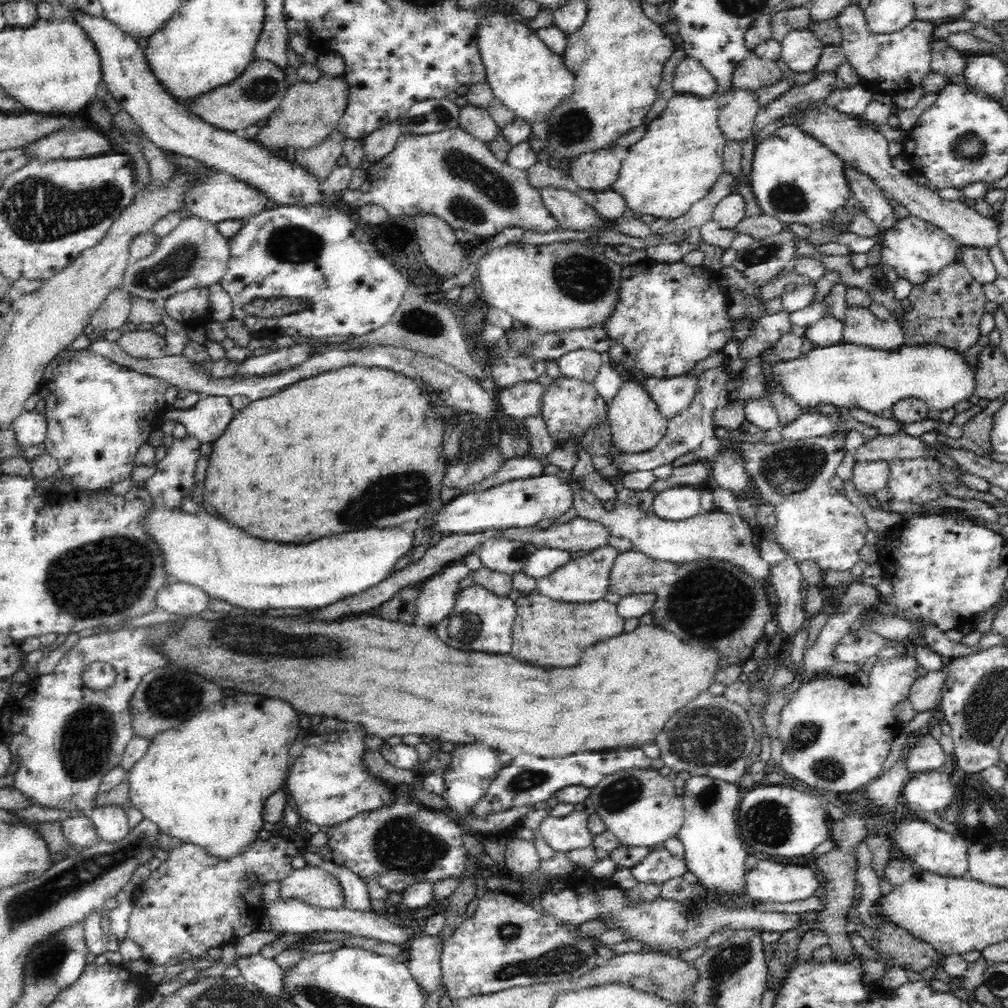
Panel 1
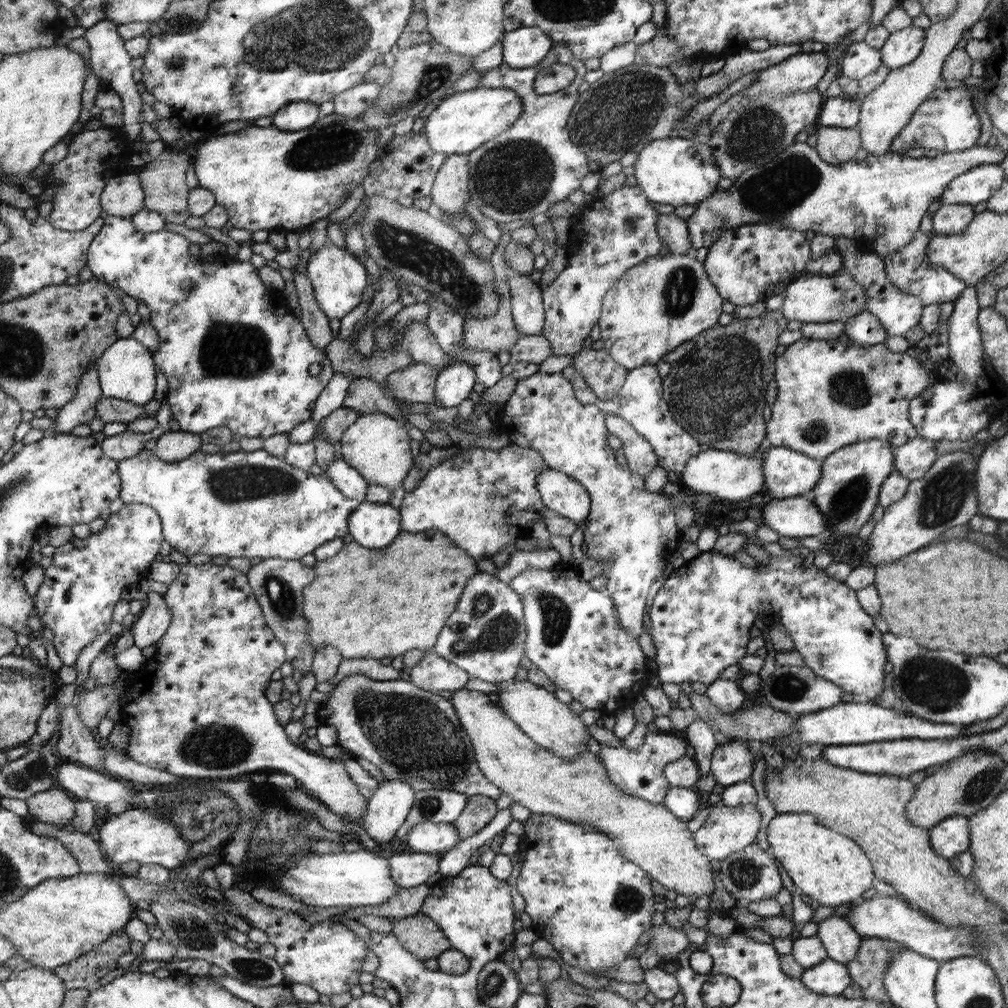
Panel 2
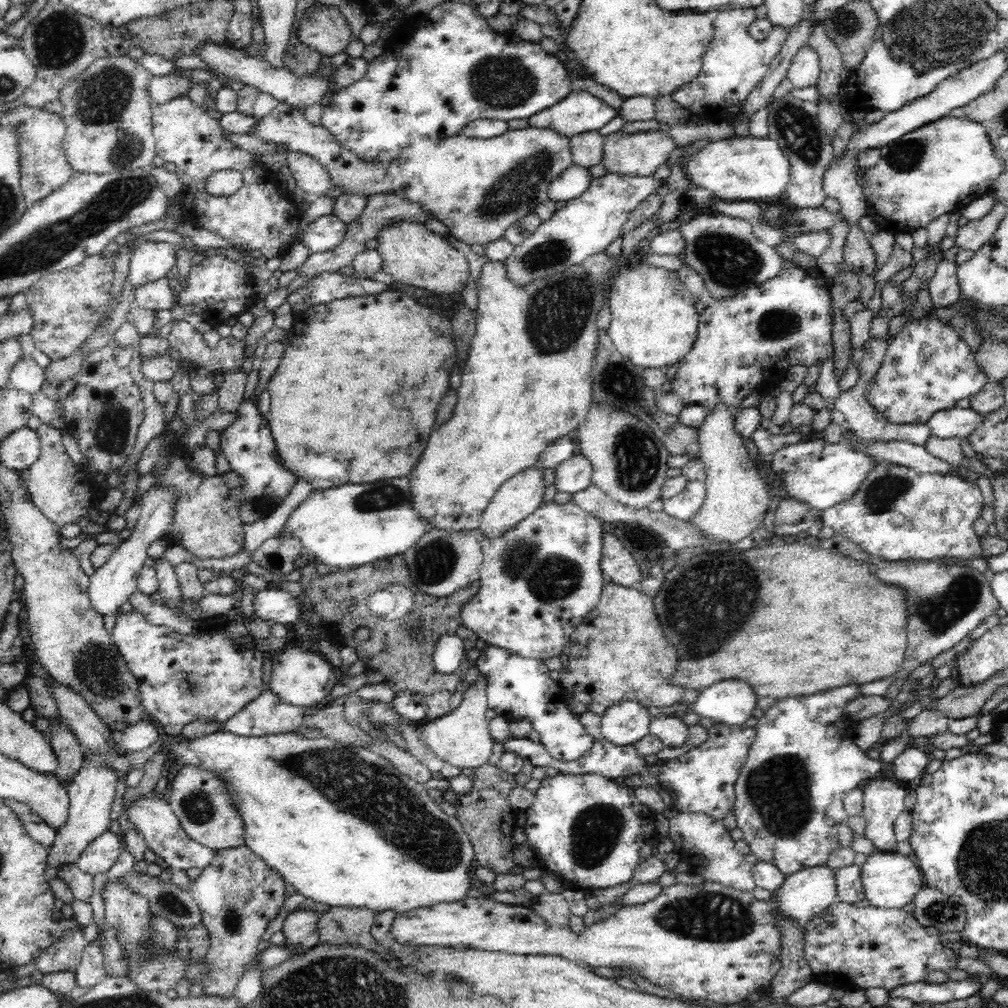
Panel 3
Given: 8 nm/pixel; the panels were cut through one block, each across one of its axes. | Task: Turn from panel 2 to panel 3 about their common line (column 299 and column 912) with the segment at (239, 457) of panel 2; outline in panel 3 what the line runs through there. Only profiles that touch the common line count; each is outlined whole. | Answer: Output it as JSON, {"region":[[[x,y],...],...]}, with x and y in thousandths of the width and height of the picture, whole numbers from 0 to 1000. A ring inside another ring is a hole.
{"region":[[[871,459],[866,461],[845,492],[817,505],[814,514],[816,520],[827,524],[828,530],[851,539],[867,556],[966,556],[974,553],[972,531],[964,526],[966,516],[973,514],[974,502],[973,484],[958,474],[940,469],[912,469],[897,461]]]}

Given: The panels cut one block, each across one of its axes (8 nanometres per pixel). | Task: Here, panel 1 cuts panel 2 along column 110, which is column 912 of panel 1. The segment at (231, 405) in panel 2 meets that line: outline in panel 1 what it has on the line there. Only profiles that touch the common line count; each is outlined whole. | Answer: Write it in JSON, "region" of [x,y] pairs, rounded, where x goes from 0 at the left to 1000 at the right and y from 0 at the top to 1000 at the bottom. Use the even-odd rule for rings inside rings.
{"region":[[[901,214],[877,230],[872,262],[884,264],[892,276],[898,276],[909,284],[931,272],[938,264],[948,261],[951,244],[948,238],[927,222]]]}

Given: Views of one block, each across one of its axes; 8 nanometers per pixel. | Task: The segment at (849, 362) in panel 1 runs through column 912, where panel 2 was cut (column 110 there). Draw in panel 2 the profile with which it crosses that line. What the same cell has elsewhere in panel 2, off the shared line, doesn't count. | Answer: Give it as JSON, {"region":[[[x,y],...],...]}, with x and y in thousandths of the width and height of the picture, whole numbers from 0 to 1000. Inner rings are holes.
{"region":[[[118,335],[113,338],[94,361],[96,363],[101,391],[107,395],[119,395],[127,399],[143,402],[153,395],[155,365],[151,348],[134,335]]]}

